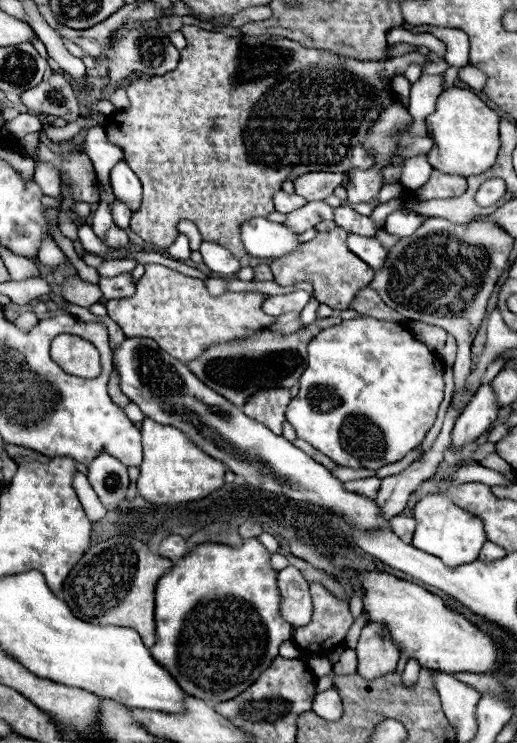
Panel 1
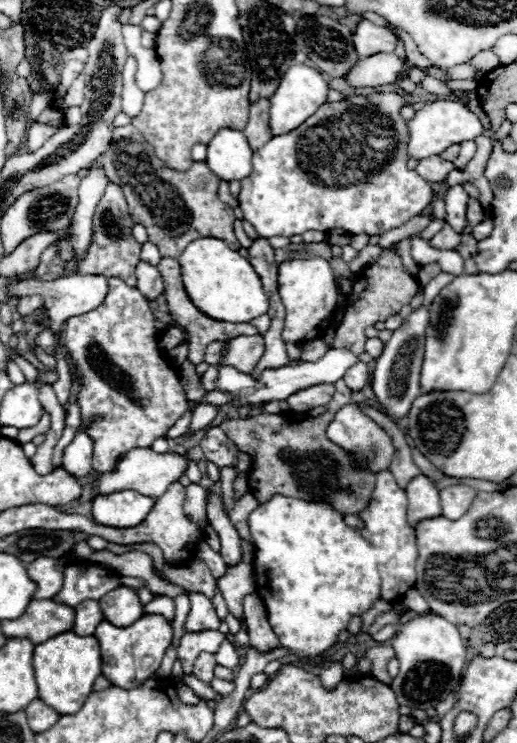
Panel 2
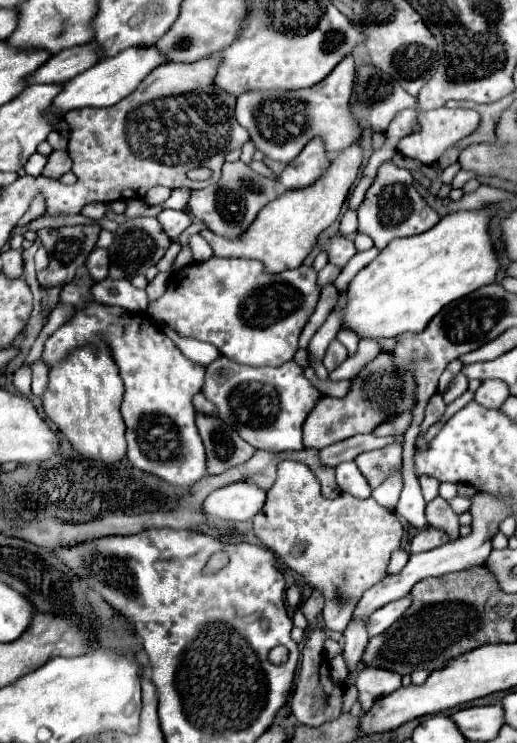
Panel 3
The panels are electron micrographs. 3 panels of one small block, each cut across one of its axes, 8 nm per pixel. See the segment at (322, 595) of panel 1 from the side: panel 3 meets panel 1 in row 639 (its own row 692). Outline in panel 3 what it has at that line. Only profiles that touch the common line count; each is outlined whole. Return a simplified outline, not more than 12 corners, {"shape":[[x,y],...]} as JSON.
{"shape":[[312,628],[290,698],[300,724],[342,714],[344,688],[330,678],[326,632]]}

